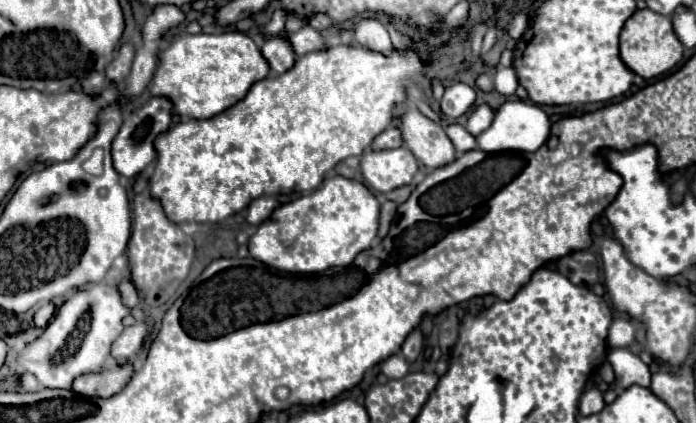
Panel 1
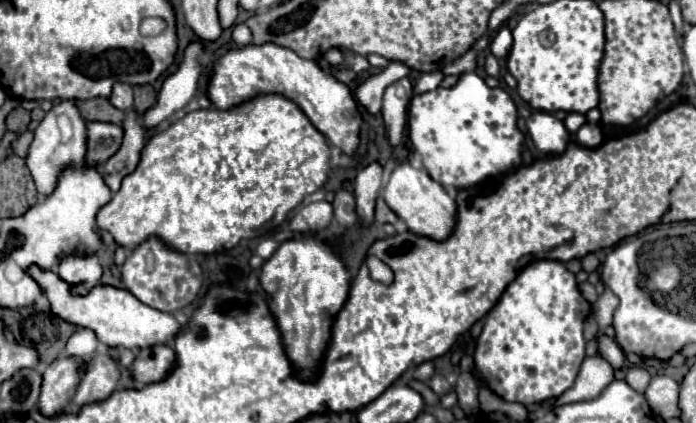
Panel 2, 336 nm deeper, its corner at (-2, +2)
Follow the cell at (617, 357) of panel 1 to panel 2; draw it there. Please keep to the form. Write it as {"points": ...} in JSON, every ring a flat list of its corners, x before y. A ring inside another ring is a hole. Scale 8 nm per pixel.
{"points":[[607,335,597,337,597,353,599,353,605,361,609,361,609,365,611,365,613,369,621,369,623,361,625,361,625,353,623,353,621,347,617,345,617,341,611,339,611,337,607,337]]}

